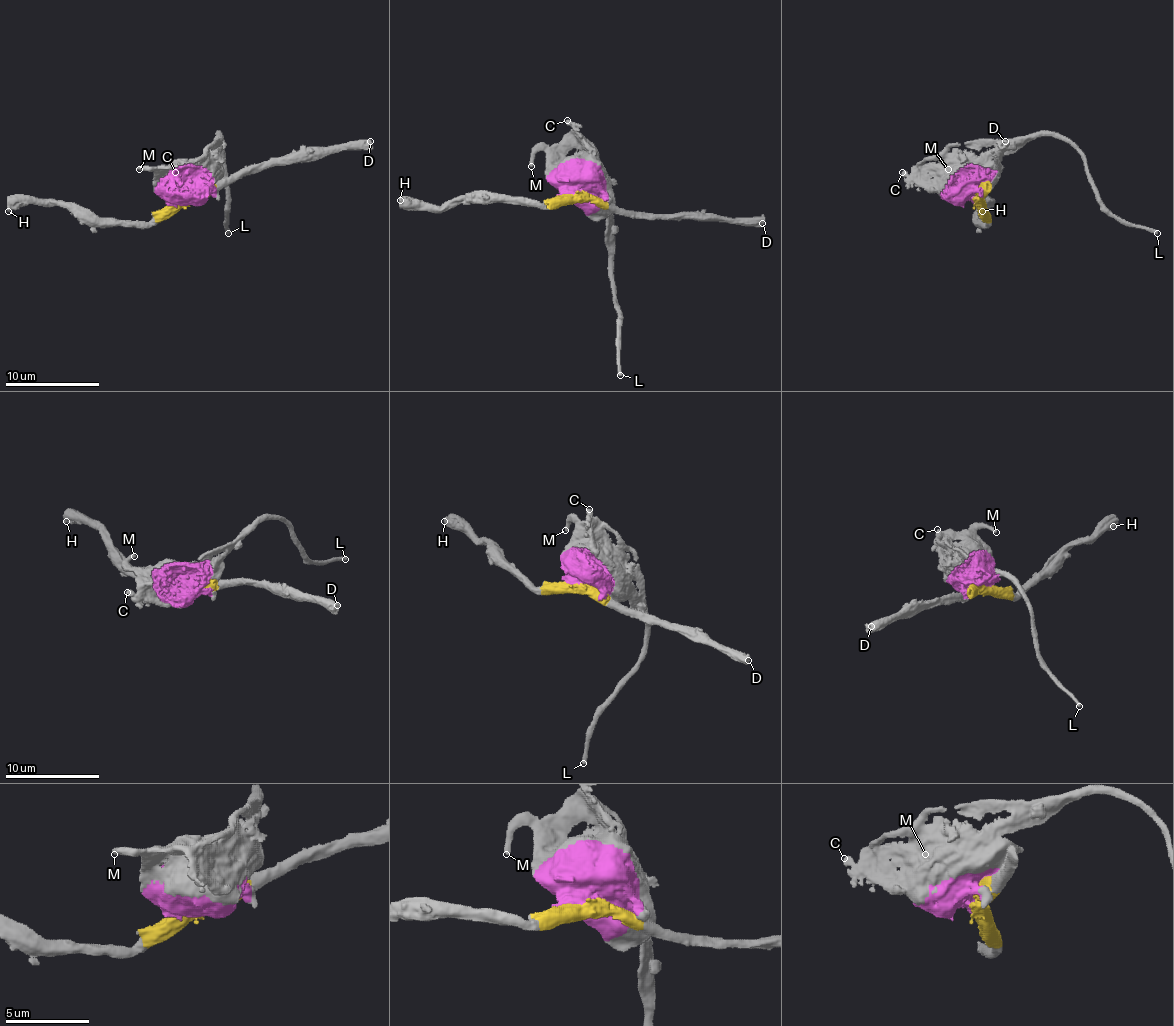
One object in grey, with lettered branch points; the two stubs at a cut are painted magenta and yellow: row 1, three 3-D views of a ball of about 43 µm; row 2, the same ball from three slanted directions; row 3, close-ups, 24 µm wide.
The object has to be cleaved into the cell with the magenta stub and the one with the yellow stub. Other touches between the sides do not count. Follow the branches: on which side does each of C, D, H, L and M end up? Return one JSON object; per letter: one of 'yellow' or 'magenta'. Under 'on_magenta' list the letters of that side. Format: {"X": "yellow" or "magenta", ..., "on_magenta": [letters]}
{"C": "magenta", "D": "yellow", "H": "yellow", "L": "magenta", "M": "magenta", "on_magenta": ["C", "L", "M"]}

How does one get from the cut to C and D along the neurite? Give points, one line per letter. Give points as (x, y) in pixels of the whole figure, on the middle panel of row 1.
C: (576, 195), (578, 167), (585, 152), (585, 143), (567, 119)
D: (576, 195), (595, 197), (616, 209), (644, 214), (755, 218), (762, 223)

